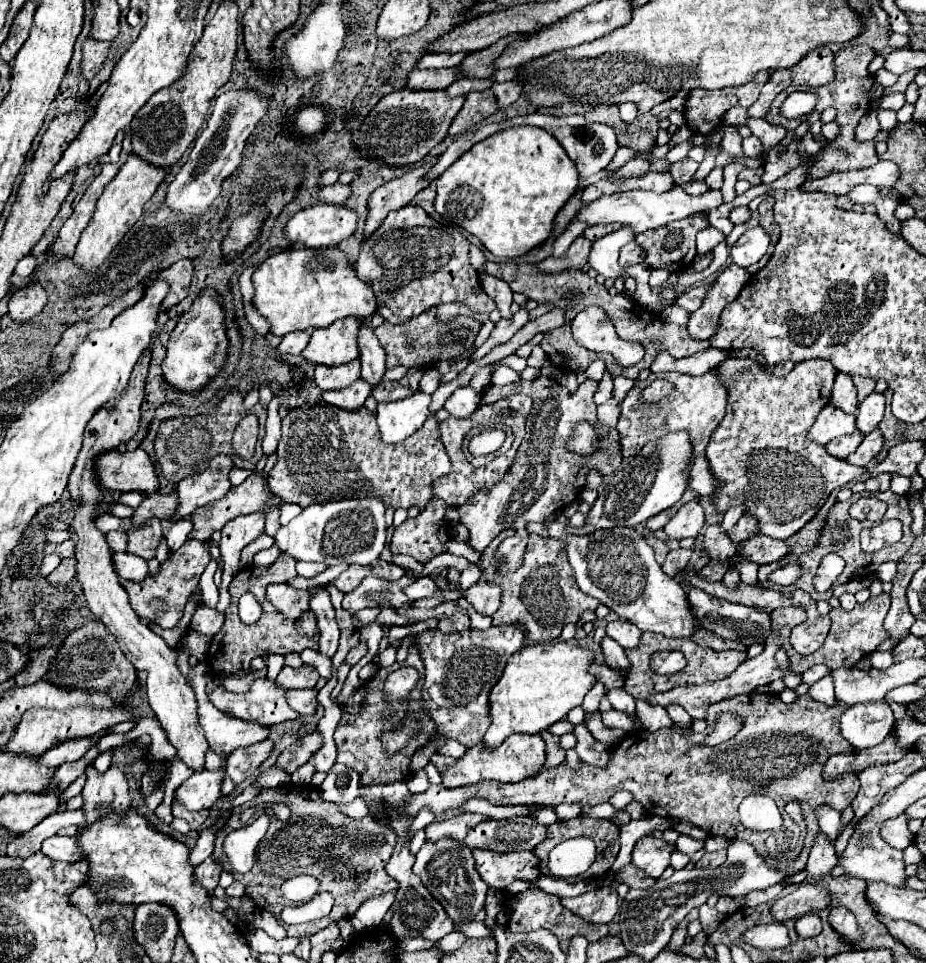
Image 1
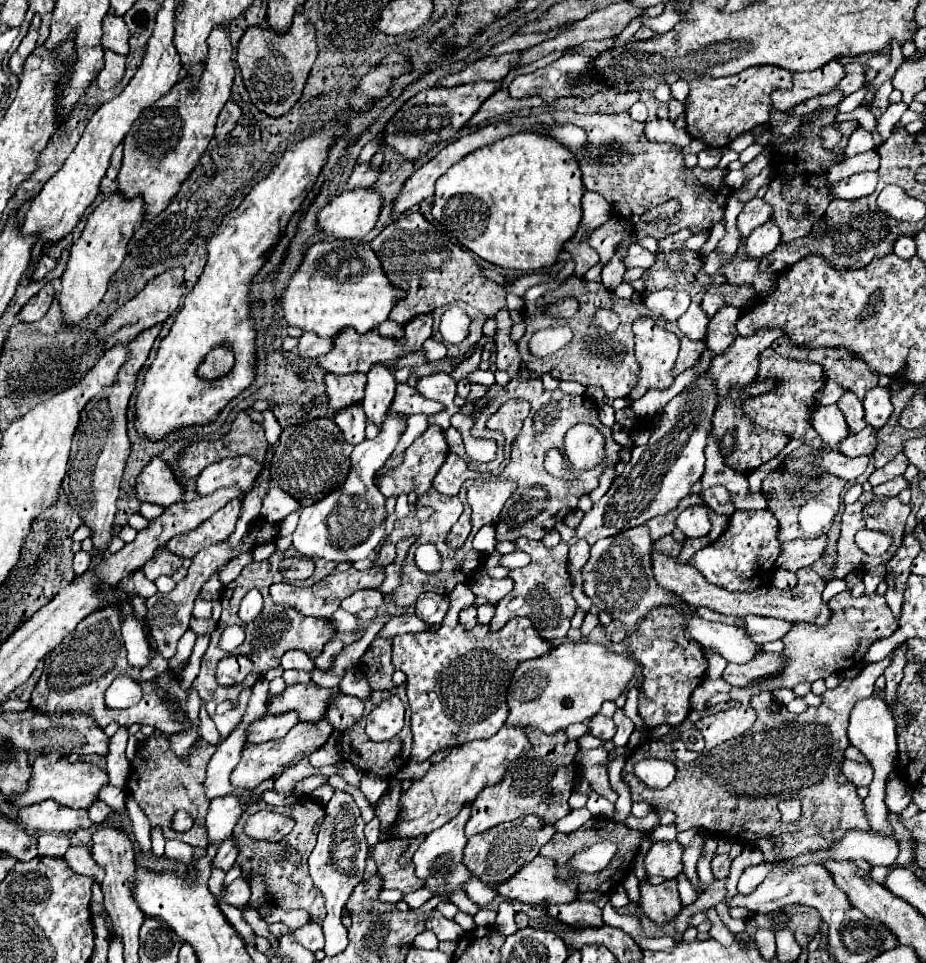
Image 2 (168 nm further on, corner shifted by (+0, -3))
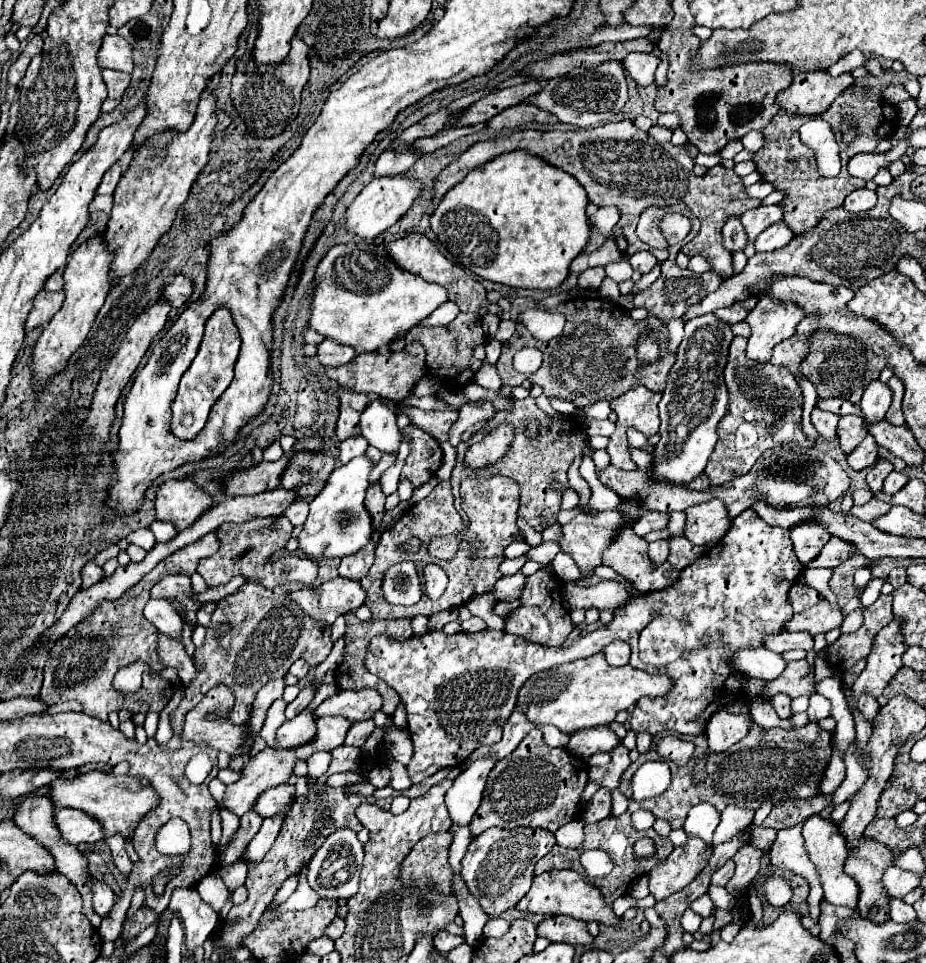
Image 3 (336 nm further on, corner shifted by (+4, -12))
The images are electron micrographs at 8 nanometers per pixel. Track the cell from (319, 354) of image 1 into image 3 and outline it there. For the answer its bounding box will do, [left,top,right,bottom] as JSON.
[326,342,426,402]

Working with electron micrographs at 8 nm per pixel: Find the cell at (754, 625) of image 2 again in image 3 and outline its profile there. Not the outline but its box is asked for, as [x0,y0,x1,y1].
[764,632,814,654]

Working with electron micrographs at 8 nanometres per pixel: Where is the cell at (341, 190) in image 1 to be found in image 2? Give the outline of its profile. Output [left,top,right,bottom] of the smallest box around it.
[346,163,380,189]

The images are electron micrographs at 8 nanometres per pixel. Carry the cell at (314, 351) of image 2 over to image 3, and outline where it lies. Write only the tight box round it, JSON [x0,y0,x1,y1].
[318,338,356,366]

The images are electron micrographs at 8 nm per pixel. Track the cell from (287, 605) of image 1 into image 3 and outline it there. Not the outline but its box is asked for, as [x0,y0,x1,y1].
[290,576,366,624]

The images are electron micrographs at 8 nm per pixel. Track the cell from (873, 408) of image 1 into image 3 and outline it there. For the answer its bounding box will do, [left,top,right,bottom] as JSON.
[860,380,892,422]

